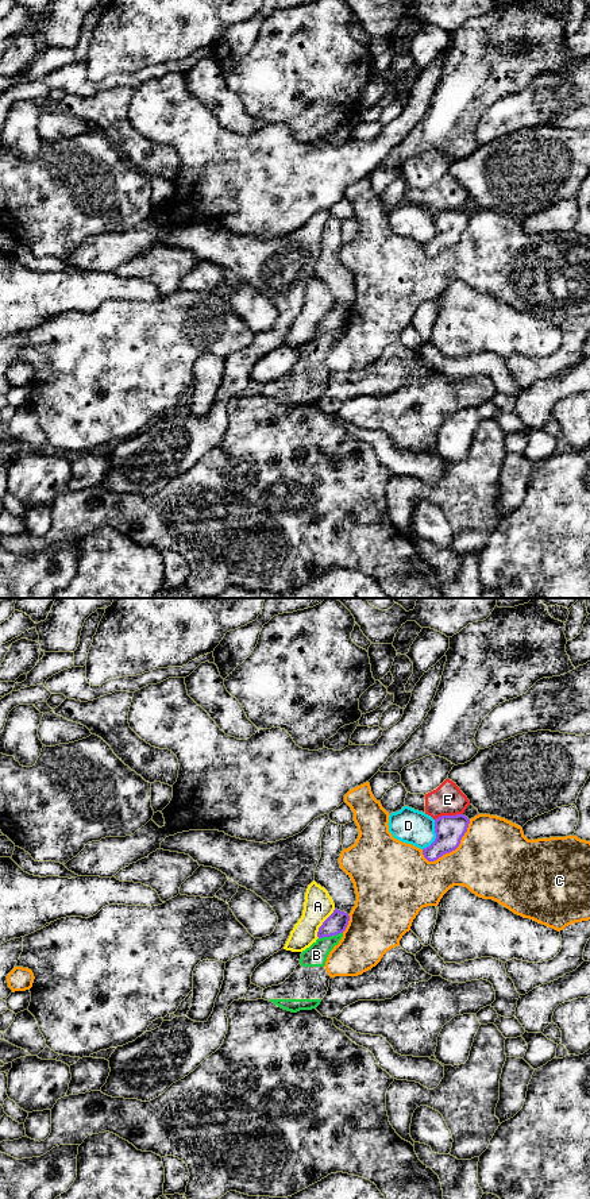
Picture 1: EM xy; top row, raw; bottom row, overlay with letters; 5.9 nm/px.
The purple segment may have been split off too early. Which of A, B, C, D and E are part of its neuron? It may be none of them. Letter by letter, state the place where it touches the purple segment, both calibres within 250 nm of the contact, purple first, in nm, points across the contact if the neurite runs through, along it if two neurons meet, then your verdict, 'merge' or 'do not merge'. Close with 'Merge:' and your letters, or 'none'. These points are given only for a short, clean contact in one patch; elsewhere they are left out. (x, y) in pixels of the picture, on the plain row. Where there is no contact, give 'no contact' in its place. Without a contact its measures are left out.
A: meets purple in xy at (323, 319); 120 nm thick on the purple side, 170 nm on the other; border along xy (335, 304), (319, 323), (317, 332); do not merge
B: meets purple in xy at (330, 331); 120 nm thick on the purple side, 130 nm on the other; border along xy (342, 327), (319, 334); do not merge
C: meets purple in xy at (452, 245); 170 nm thick on the purple side, 460 nm on the other; do not merge
D: meets purple in xy at (436, 231); 170 nm thick on the purple side, 200 nm on the other; do not merge
E: meets purple in xy at (448, 211); 170 nm thick on the purple side, 190 nm on the other; border along xy (462, 208), (442, 211), (435, 215); do not merge
Merge: none

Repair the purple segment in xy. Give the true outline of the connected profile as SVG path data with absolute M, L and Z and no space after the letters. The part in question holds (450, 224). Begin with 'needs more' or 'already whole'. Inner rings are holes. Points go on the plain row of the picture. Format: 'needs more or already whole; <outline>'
already whole; M463 209L441 211L435 215L435 236L423 244L423 250L428 257L435 257L446 248L455 246L464 228L467 227L470 215Z

